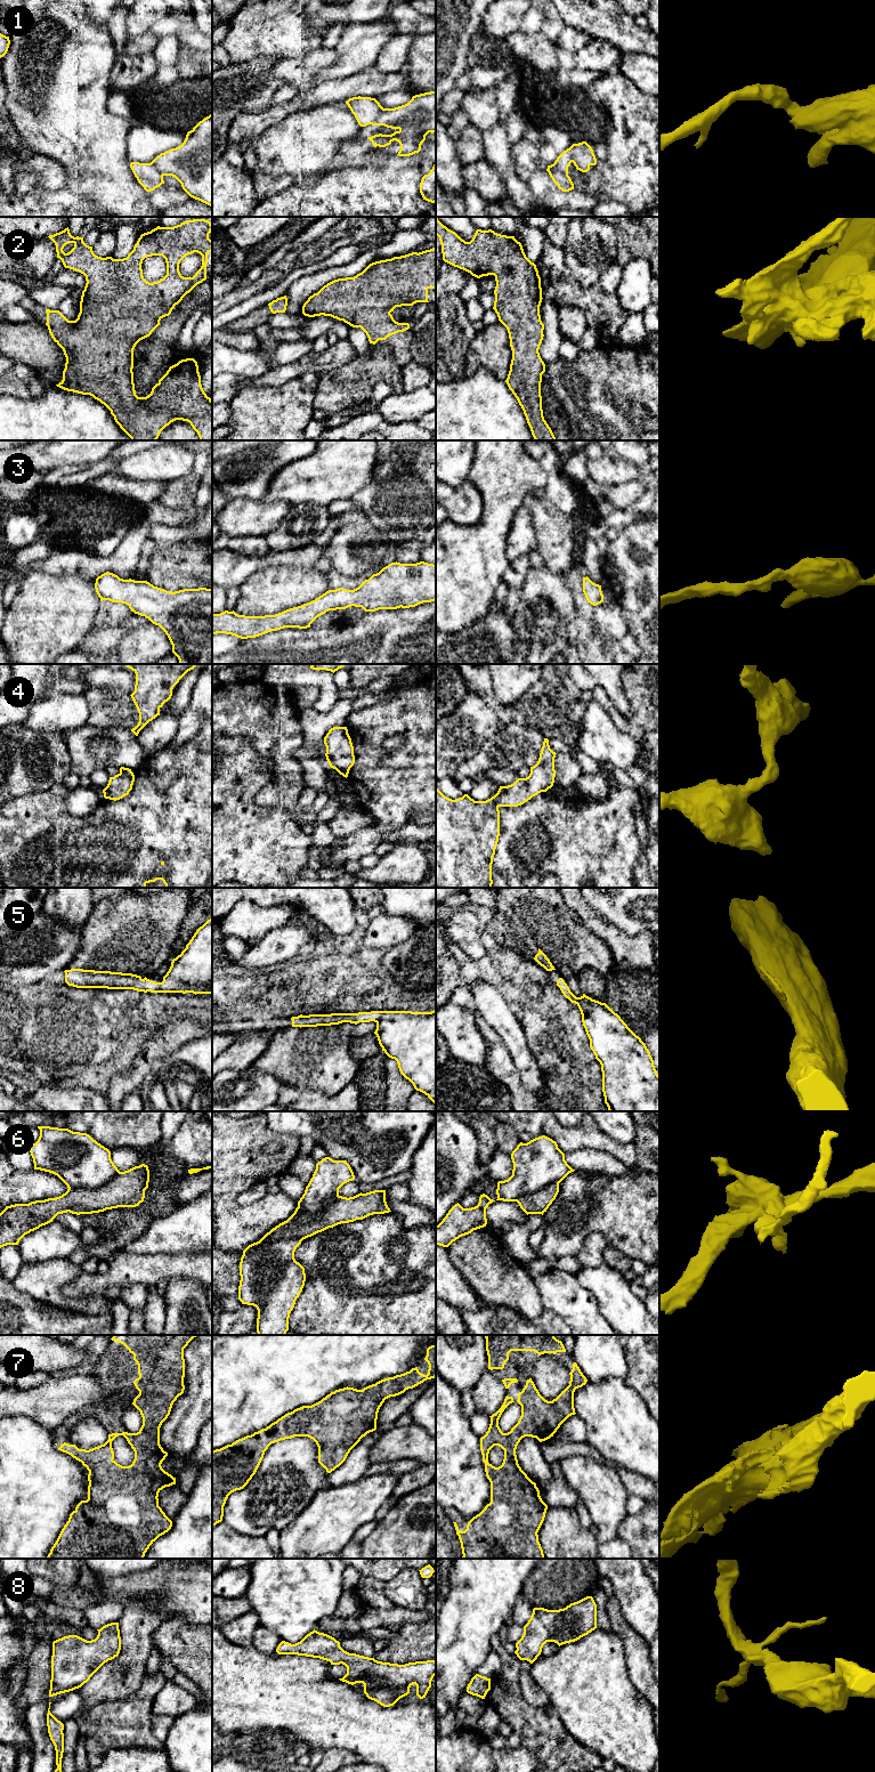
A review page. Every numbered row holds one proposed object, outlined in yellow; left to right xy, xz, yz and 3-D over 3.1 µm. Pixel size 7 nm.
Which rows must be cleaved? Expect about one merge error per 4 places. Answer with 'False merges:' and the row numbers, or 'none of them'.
False merges: 1, 5, 6

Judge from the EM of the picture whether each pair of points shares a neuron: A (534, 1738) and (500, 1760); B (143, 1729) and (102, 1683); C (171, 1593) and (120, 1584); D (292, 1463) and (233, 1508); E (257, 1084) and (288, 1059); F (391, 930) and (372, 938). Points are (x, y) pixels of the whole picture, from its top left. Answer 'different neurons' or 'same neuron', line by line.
A: different neurons
B: different neurons
C: same neuron
D: same neuron
E: different neurons
F: same neuron

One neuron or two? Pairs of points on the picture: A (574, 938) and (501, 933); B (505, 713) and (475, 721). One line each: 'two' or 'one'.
A: one
B: two

